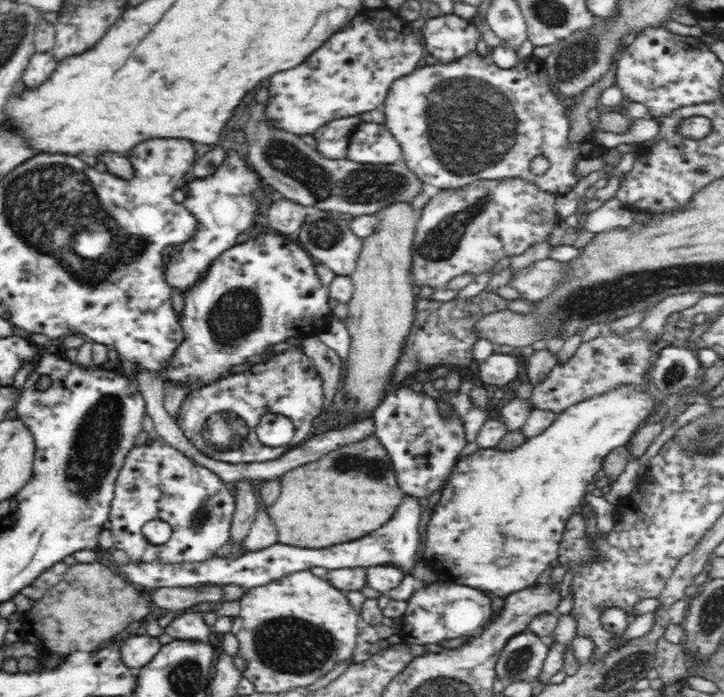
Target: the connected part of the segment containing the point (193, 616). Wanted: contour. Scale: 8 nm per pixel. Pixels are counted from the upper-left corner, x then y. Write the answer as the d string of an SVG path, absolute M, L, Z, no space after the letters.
M190 611L174 618L165 628L166 634L176 640L209 642L210 627L202 618L202 612Z

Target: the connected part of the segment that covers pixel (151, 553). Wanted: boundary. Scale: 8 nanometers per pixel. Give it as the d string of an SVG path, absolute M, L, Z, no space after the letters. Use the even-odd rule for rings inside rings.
M161 439L150 441L133 447L117 474L109 510L113 546L125 550L134 562L208 560L230 539L234 511L235 496L230 493L228 483L215 471L188 458ZM154 518L171 526L170 538L164 544L150 544L142 534L141 528Z

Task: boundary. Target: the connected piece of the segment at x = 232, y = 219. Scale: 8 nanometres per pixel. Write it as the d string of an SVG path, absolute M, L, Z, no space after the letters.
M228 152L219 167L207 177L189 181L185 188L184 206L193 214L197 221L192 238L179 246L176 262L165 266L166 282L170 288L177 288L183 294L193 285L209 264L225 250L232 248L244 230L248 230L254 222L260 202L266 198L266 188L258 178L258 172L248 166L244 158L236 152Z

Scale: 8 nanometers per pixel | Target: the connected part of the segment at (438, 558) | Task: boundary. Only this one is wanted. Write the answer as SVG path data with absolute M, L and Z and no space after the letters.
M622 386L607 394L598 394L557 413L554 422L542 434L526 440L514 450L479 449L461 458L427 523L422 558L436 570L439 581L472 586L499 597L532 587L546 566L557 558L568 519L575 513L576 506L584 503L582 496L594 481L594 474L601 469L603 460L612 450L628 446L637 428L655 412L656 402L647 391Z

